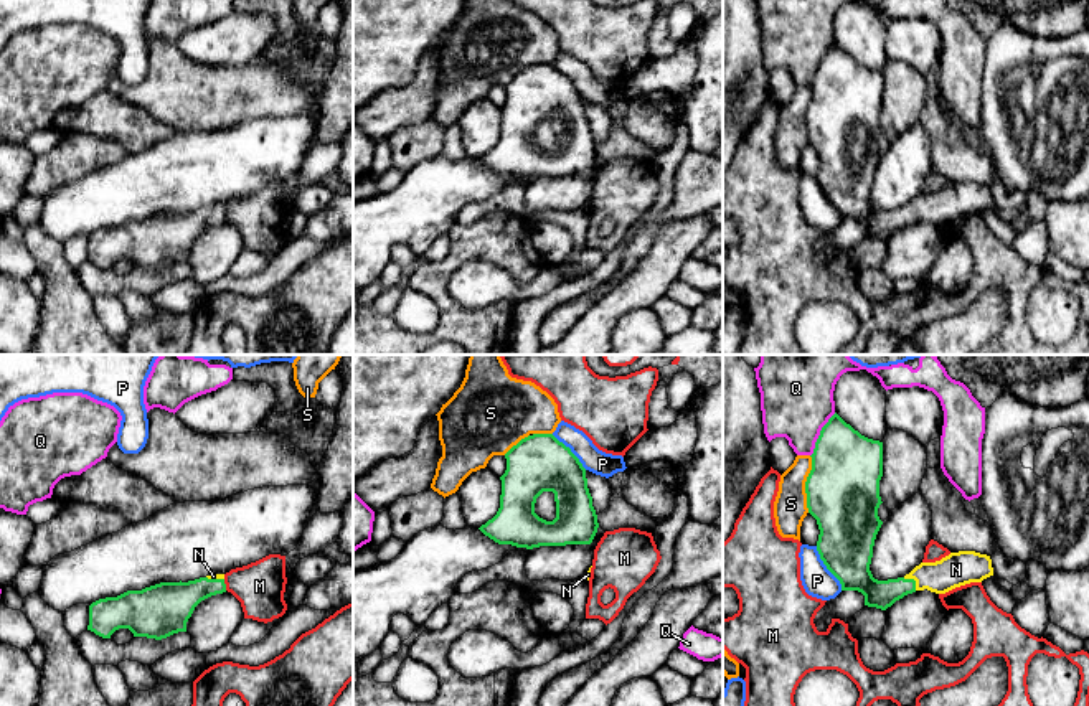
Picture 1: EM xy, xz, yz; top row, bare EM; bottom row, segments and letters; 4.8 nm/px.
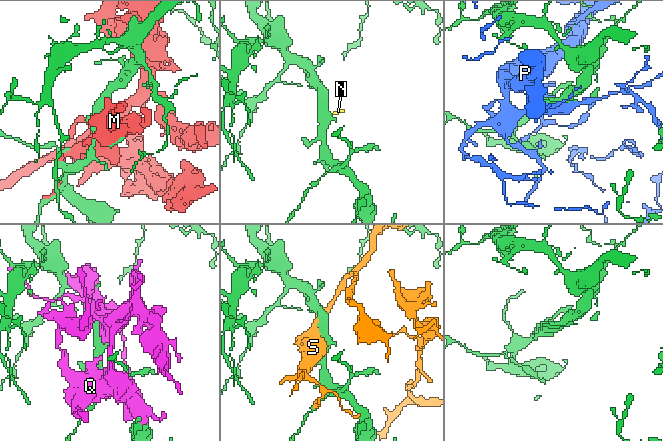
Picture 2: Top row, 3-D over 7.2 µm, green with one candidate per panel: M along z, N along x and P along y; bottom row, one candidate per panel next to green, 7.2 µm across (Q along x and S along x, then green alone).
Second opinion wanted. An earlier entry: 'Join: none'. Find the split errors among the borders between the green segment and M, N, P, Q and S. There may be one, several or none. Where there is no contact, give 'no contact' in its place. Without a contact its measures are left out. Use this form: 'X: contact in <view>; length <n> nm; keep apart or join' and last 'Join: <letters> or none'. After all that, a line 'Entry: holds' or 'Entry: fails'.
M: contact in xy; length 60 nm; keep apart
N: contact in yz; length 90 nm; join
P: contact in yz; length 260 nm; keep apart
Q: contact in yz; length 240 nm; keep apart
S: contact in yz; length 280 nm; keep apart
Join: N
Entry: fails

